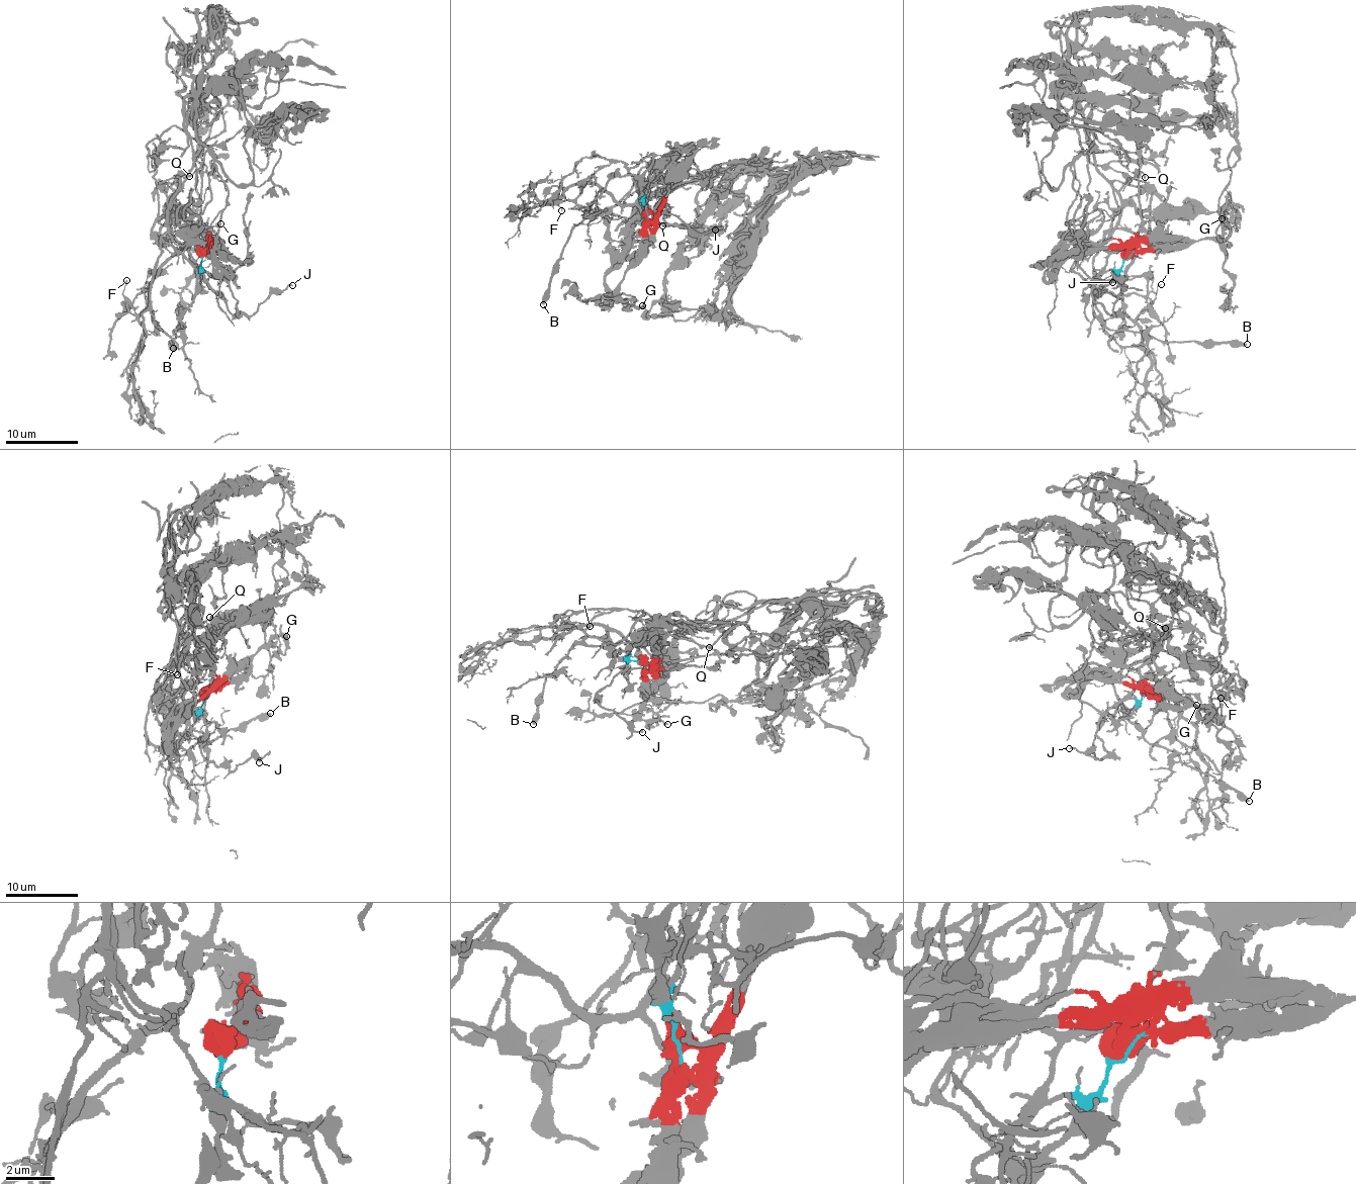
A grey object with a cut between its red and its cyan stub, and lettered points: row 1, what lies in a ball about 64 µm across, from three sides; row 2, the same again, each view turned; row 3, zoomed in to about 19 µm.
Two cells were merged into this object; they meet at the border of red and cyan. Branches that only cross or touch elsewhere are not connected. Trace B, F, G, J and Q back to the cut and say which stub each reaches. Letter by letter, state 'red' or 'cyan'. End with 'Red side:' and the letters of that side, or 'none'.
B: cyan
F: cyan
G: red
J: cyan
Q: cyan
Red side: G

